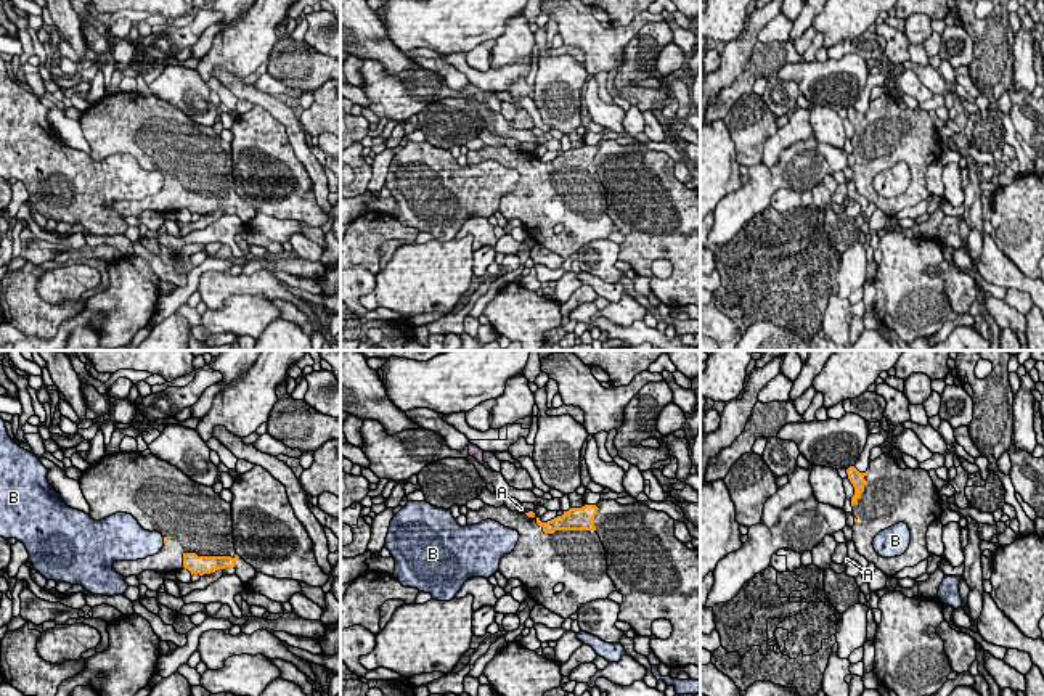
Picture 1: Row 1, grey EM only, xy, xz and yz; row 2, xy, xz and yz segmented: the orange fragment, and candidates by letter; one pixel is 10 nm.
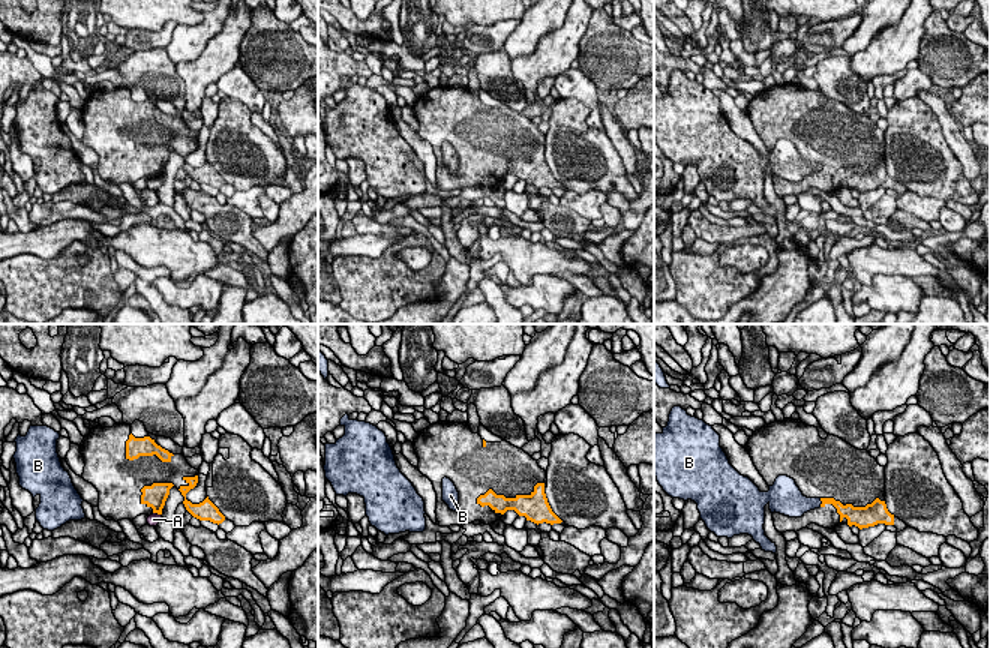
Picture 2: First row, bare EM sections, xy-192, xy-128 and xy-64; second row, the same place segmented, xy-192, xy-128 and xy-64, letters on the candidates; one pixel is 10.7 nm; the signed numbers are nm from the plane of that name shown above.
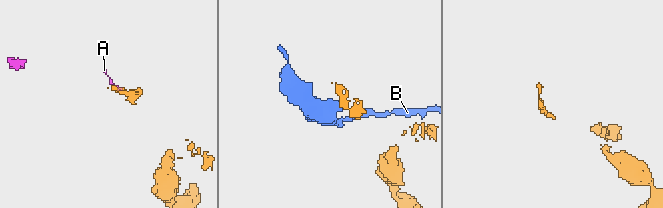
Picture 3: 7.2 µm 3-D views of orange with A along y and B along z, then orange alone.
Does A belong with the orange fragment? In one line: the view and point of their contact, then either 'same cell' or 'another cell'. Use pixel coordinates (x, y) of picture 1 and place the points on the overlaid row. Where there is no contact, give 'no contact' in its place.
contact xz (529, 511); another cell

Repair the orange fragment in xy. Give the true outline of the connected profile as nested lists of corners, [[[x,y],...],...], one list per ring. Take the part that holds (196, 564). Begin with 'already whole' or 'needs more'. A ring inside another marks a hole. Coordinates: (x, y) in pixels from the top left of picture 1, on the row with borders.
needs more; [[[120,452],[104,455],[82,471],[79,484],[92,519],[127,513],[145,530],[156,530],[164,537],[164,547],[154,556],[114,561],[112,569],[117,574],[167,574],[185,567],[191,575],[204,575],[234,567],[244,590],[257,574],[236,555],[231,503],[212,487],[191,481],[177,466],[154,455]]]

